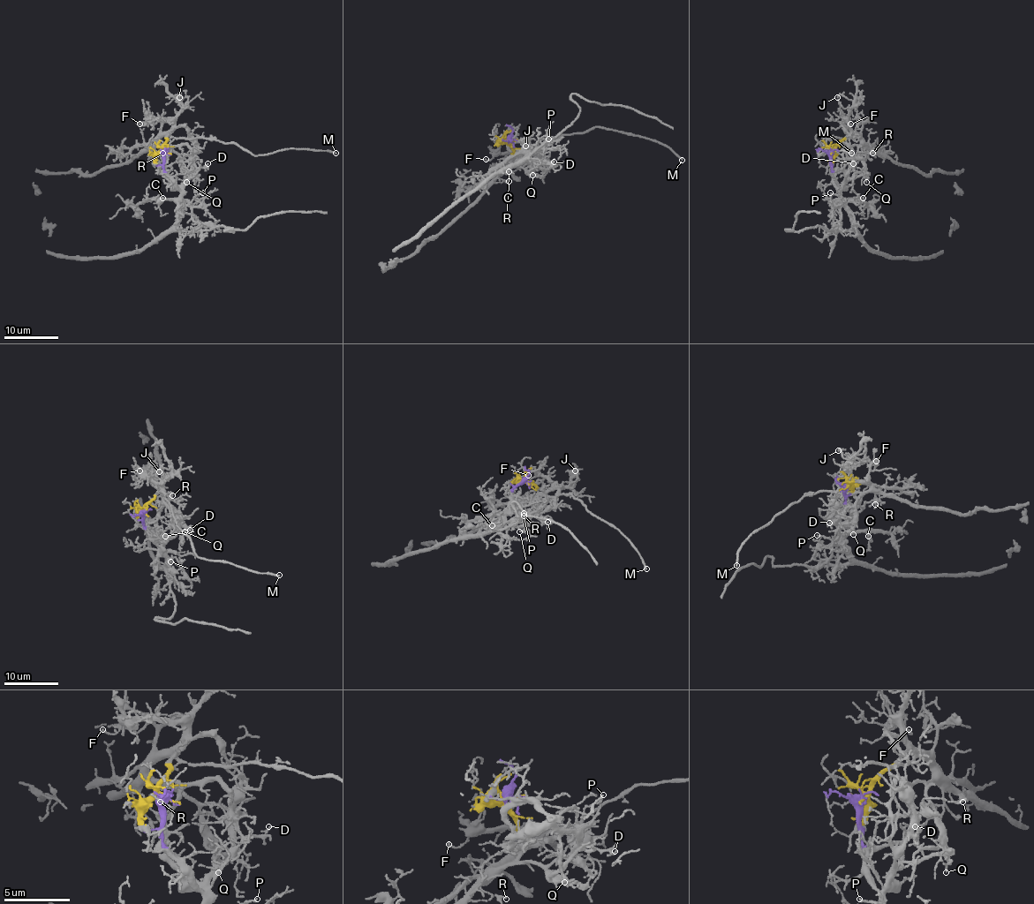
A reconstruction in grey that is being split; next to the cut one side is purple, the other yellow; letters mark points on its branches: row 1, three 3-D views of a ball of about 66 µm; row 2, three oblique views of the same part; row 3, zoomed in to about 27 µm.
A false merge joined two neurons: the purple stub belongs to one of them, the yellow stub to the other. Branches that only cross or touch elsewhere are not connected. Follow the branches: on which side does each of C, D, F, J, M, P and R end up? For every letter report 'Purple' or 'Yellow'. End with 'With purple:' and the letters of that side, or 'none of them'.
C: Purple
D: Purple
F: Yellow
J: Yellow
M: Yellow
P: Purple
R: Yellow
With purple: C, D, P

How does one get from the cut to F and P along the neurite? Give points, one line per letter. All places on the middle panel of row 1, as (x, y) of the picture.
F: (512, 139), (509, 146), (517, 159), (518, 156), (510, 152), (494, 154), (489, 160), (485, 159)
P: (513, 139), (517, 139), (531, 151), (539, 151), (548, 139)

